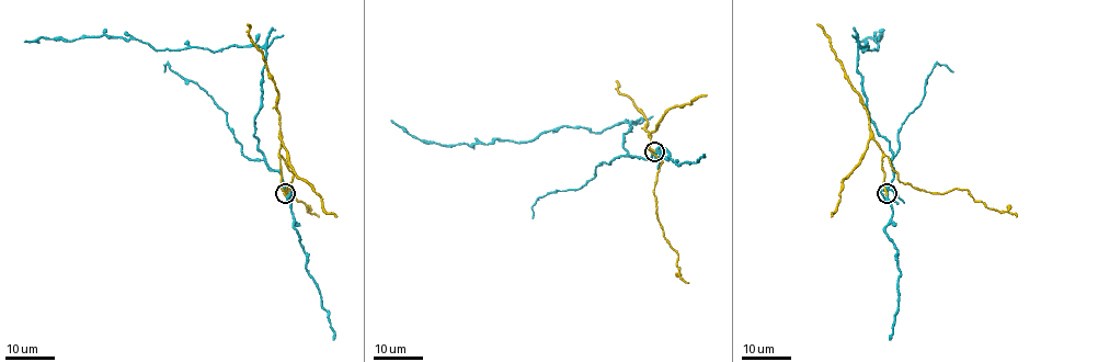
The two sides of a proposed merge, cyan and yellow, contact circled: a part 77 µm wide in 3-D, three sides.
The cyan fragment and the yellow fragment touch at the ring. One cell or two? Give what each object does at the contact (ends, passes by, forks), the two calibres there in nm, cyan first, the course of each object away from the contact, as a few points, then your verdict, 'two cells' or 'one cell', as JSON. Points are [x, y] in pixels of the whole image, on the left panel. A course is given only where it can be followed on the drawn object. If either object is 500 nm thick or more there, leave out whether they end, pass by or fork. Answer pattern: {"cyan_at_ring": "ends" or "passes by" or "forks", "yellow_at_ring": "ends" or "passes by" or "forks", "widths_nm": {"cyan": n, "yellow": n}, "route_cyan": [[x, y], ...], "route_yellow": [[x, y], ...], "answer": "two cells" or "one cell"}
{"cyan_at_ring": "passes by", "yellow_at_ring": "ends", "widths_nm": {"cyan": 280, "yellow": 200}, "route_cyan": [[285, 193], [281, 173], [270, 168], [254, 135], [264, 48], [153, 49], [136, 38], [101, 35], [24, 41]], "route_yellow": [[285, 193], [281, 188], [281, 156], [294, 173], [285, 191], [287, 193], [292, 189], [307, 211], [319, 217]], "answer": "two cells"}

